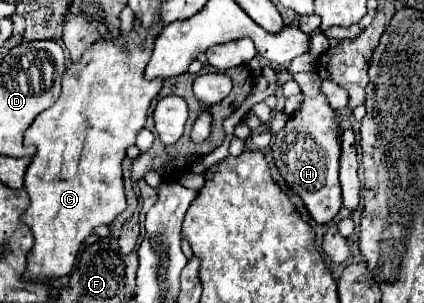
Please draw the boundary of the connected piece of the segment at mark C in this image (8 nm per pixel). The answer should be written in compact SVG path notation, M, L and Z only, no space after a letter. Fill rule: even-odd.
M134 20L130 32L120 32L114 40L96 40L96 44L64 72L60 98L48 110L36 116L32 126L26 130L26 144L34 144L38 148L24 178L24 188L30 194L30 206L22 214L22 220L32 228L36 238L28 256L28 270L24 274L26 280L48 282L68 276L74 270L78 254L84 250L84 238L90 236L94 228L108 226L126 208L122 160L126 156L126 148L136 142L138 130L144 128L148 114L146 110L158 96L164 82L144 80L144 68L160 32L160 24L146 30L140 26L140 20Z

